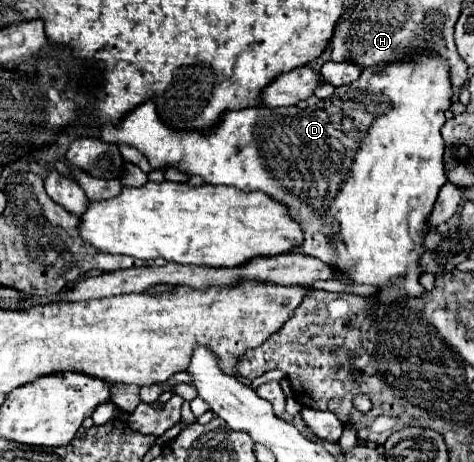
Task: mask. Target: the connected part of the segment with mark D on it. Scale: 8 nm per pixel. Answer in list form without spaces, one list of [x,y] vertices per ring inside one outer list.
[[[420,59],[420,63],[408,65],[408,63],[392,63],[392,67],[372,67],[372,69],[364,69],[360,79],[348,85],[342,85],[336,89],[334,95],[320,99],[316,105],[308,105],[304,111],[296,105],[292,107],[248,107],[248,109],[240,109],[240,111],[226,111],[220,121],[216,125],[212,125],[206,131],[176,131],[172,127],[168,127],[154,103],[148,99],[142,105],[134,107],[128,115],[124,115],[120,119],[118,125],[112,123],[104,123],[100,125],[100,137],[108,143],[118,143],[118,145],[130,145],[134,149],[138,149],[140,153],[144,153],[144,157],[148,159],[152,169],[178,169],[190,177],[202,177],[204,183],[208,185],[230,185],[236,187],[244,193],[250,191],[262,191],[266,195],[270,195],[272,199],[276,199],[278,203],[284,203],[284,207],[290,211],[290,217],[302,227],[304,231],[304,241],[294,249],[298,253],[316,257],[320,261],[324,261],[326,265],[334,267],[336,277],[344,279],[346,283],[366,283],[366,285],[376,285],[378,293],[376,299],[382,305],[388,305],[396,299],[402,297],[420,297],[426,293],[426,289],[420,285],[420,275],[422,275],[422,265],[420,265],[420,257],[424,255],[424,235],[428,233],[428,217],[434,209],[440,185],[446,183],[446,173],[444,173],[444,163],[442,163],[442,155],[444,155],[444,141],[440,135],[440,129],[446,121],[444,111],[450,107],[450,99],[452,99],[452,85],[448,79],[448,65],[442,59]]]

